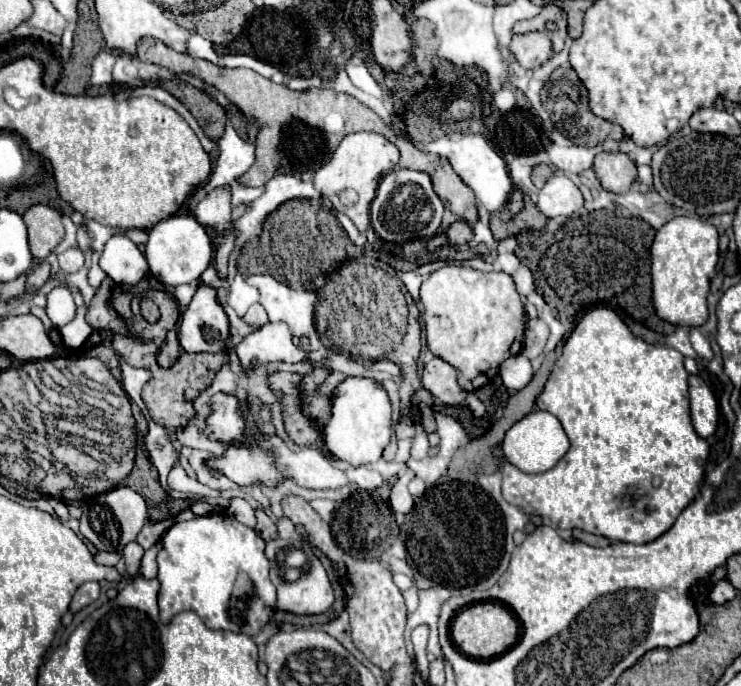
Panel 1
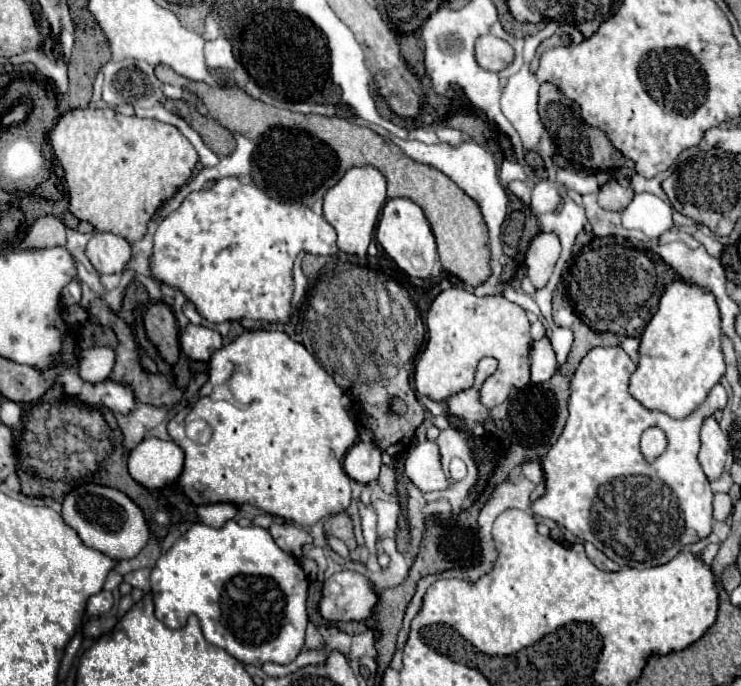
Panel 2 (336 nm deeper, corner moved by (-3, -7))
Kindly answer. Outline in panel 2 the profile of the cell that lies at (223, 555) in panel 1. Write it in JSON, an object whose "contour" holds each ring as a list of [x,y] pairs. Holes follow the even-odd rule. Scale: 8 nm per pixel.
{"contour":[[[201,521],[193,523],[191,529],[189,529],[187,533],[183,533],[183,535],[173,543],[173,547],[157,559],[157,563],[155,563],[153,571],[151,571],[151,591],[153,591],[153,601],[155,601],[155,615],[157,615],[157,619],[159,619],[161,623],[165,623],[165,625],[171,627],[171,629],[181,629],[181,627],[187,623],[187,617],[189,617],[189,615],[197,615],[197,617],[199,617],[199,623],[201,623],[201,629],[203,629],[203,635],[205,635],[205,639],[207,639],[211,645],[217,645],[217,647],[225,649],[227,653],[231,653],[235,659],[239,659],[239,661],[245,663],[245,665],[251,663],[251,665],[259,665],[259,667],[261,667],[263,663],[267,663],[267,661],[283,663],[283,665],[285,665],[285,663],[291,663],[291,661],[297,657],[297,653],[303,649],[303,645],[305,645],[305,627],[307,627],[307,621],[309,621],[309,619],[307,619],[307,609],[305,609],[307,587],[309,587],[309,583],[307,583],[307,577],[305,577],[305,573],[303,573],[299,561],[297,561],[293,555],[283,553],[283,551],[275,545],[275,541],[273,541],[273,537],[269,535],[267,529],[263,529],[263,527],[241,527],[237,521],[227,521],[227,523],[225,523],[223,527],[219,527],[219,529],[209,527],[209,525],[201,523]]]}

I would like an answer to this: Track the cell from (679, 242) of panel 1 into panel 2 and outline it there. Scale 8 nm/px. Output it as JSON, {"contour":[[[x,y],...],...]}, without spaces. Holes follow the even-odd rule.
{"contour":[[[685,279],[667,285],[659,299],[657,313],[641,335],[639,355],[637,371],[629,383],[631,395],[649,409],[659,409],[671,417],[687,417],[691,409],[705,401],[711,387],[719,383],[725,373],[721,317],[713,293]]]}

